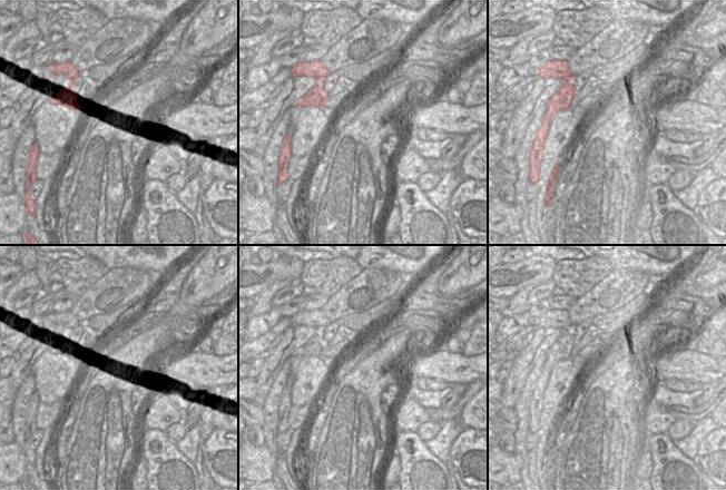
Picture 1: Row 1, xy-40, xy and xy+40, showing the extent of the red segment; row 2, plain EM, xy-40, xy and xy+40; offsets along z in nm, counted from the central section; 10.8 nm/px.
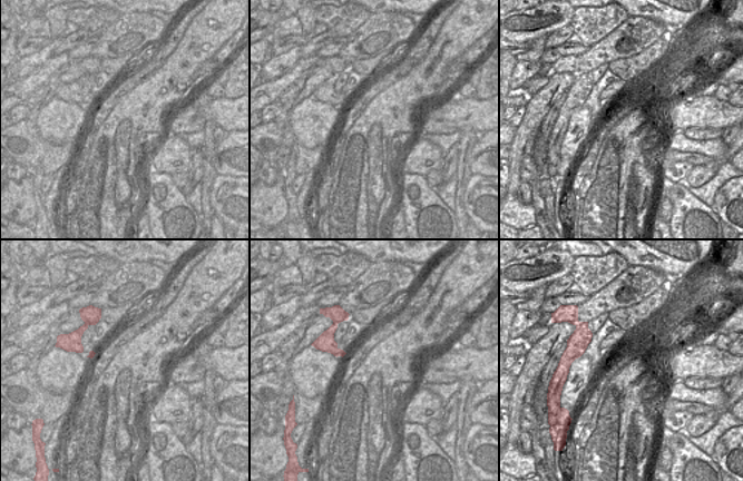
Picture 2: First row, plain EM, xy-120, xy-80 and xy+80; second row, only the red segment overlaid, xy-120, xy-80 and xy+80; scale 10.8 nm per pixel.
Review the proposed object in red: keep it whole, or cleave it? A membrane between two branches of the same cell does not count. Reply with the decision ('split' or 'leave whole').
split

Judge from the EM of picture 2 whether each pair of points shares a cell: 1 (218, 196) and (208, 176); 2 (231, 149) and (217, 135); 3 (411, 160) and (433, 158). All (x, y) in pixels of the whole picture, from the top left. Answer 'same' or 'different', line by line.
1: different
2: different
3: same

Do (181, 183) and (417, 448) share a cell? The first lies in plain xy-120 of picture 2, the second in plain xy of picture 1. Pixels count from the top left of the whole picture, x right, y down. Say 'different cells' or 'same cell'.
different cells

